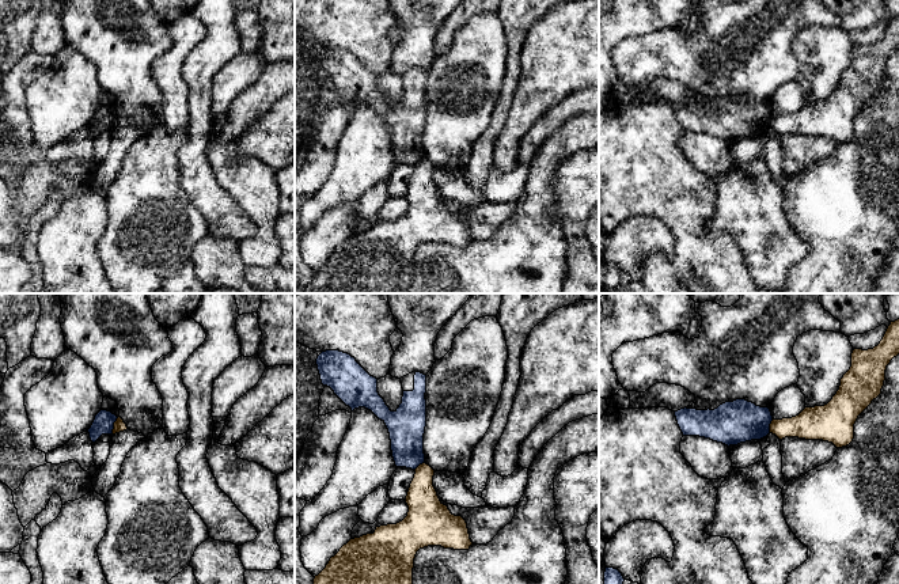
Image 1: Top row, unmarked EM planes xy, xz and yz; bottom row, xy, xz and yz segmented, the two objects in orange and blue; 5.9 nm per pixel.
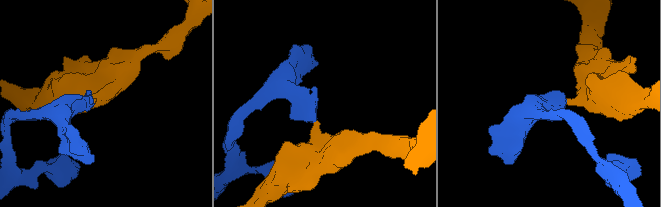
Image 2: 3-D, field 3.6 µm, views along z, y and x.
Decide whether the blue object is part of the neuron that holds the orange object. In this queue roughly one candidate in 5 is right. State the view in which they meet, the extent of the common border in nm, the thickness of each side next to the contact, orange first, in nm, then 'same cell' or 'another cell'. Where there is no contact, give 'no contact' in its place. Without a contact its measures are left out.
xy | 110 nm | 70/130 nm | another cell

